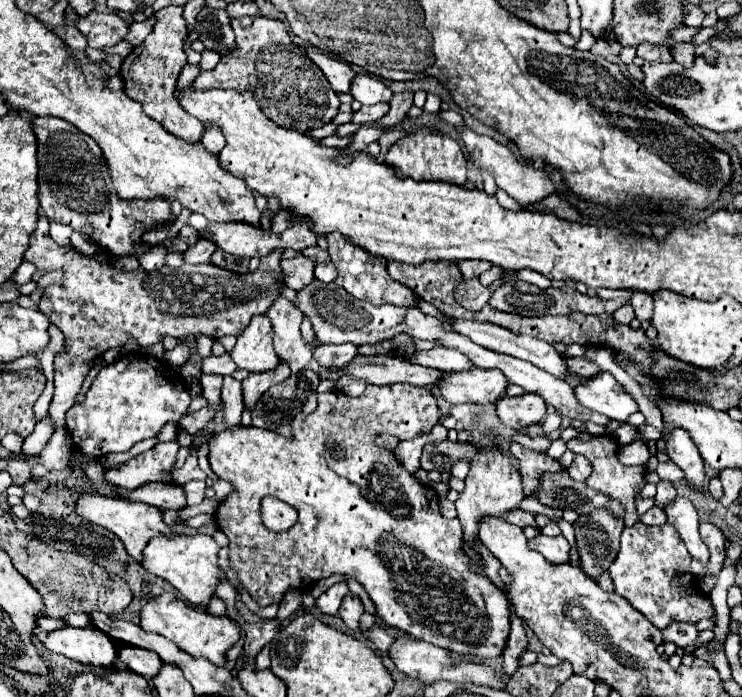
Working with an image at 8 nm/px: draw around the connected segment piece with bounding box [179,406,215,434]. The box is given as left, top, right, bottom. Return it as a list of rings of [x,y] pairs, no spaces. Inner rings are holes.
[[[205,406],[205,408],[201,408],[201,410],[197,410],[197,412],[191,412],[191,414],[187,414],[185,418],[181,418],[181,420],[179,420],[179,426],[181,426],[183,430],[187,430],[189,434],[195,434],[195,432],[201,430],[213,416],[215,416],[215,408],[213,408],[213,406]]]

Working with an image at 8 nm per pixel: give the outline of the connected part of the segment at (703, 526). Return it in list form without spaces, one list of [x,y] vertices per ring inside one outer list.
[[[701,522],[699,524],[699,532],[703,542],[709,546],[711,550],[711,562],[709,562],[709,572],[711,574],[719,574],[721,566],[723,566],[723,558],[725,558],[725,536],[721,532],[719,526],[709,524],[709,522]]]

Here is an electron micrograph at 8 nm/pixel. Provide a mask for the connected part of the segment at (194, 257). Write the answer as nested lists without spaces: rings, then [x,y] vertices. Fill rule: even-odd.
[[[201,238],[195,246],[191,246],[187,252],[183,252],[183,258],[189,264],[209,264],[215,248],[217,246],[209,238]]]

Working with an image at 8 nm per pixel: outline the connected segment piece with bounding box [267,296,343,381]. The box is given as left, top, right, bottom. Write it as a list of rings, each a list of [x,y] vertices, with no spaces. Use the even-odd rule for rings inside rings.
[[[279,296],[271,304],[267,316],[269,316],[269,320],[273,324],[273,332],[275,332],[275,336],[273,336],[275,352],[281,360],[289,362],[293,372],[299,372],[301,368],[309,368],[309,370],[315,370],[322,379],[332,379],[334,381],[343,375],[341,372],[328,371],[313,358],[309,346],[303,344],[301,332],[299,332],[303,314],[289,300]]]

